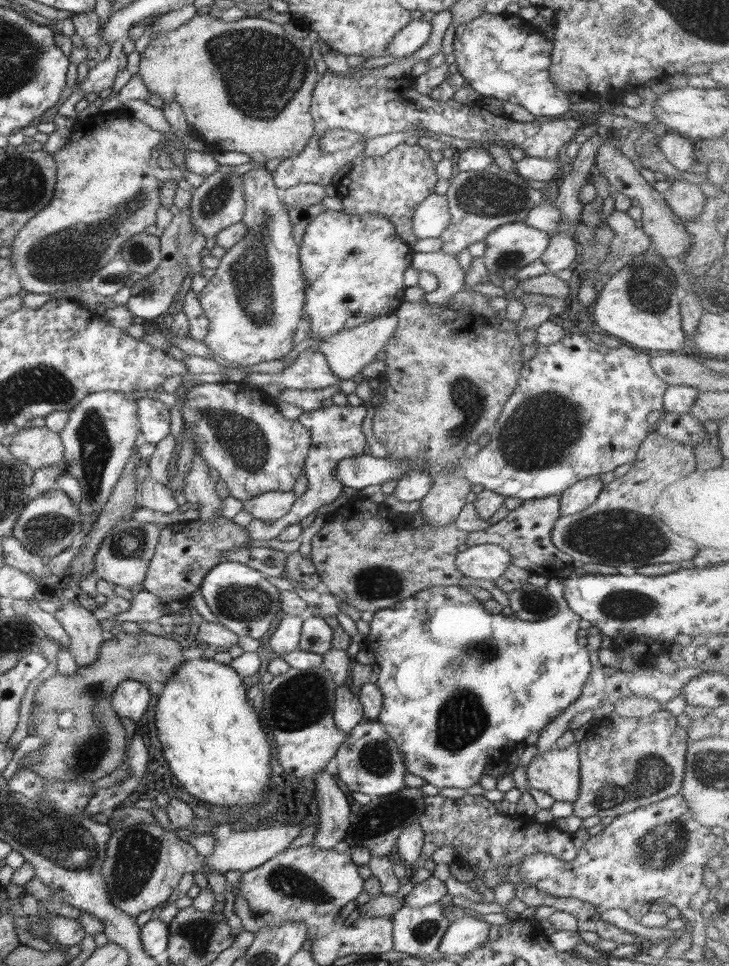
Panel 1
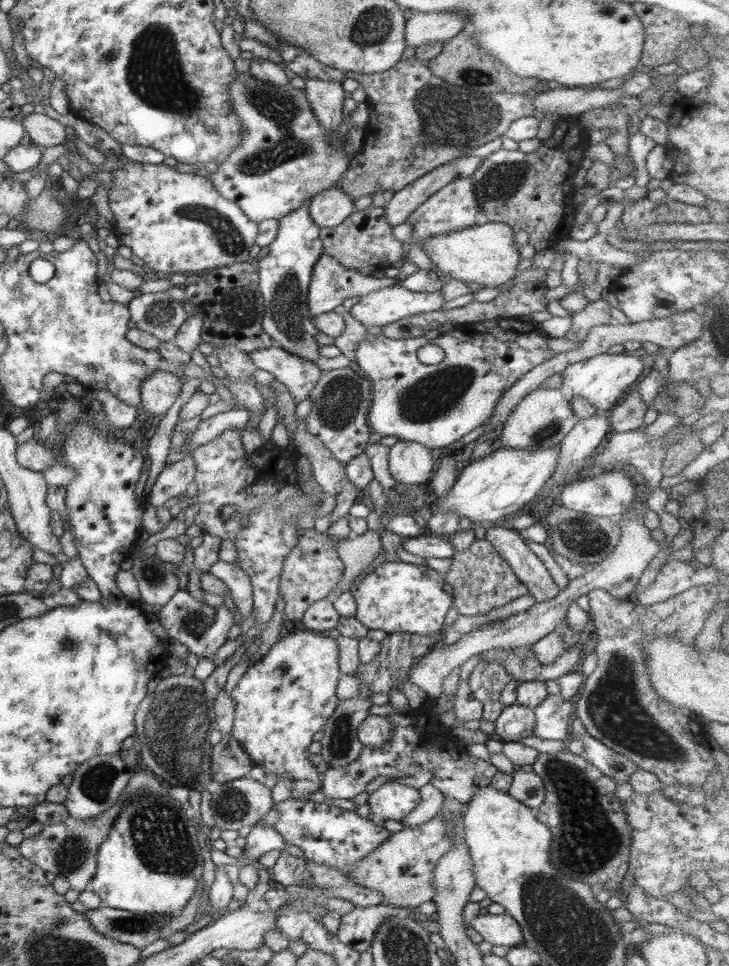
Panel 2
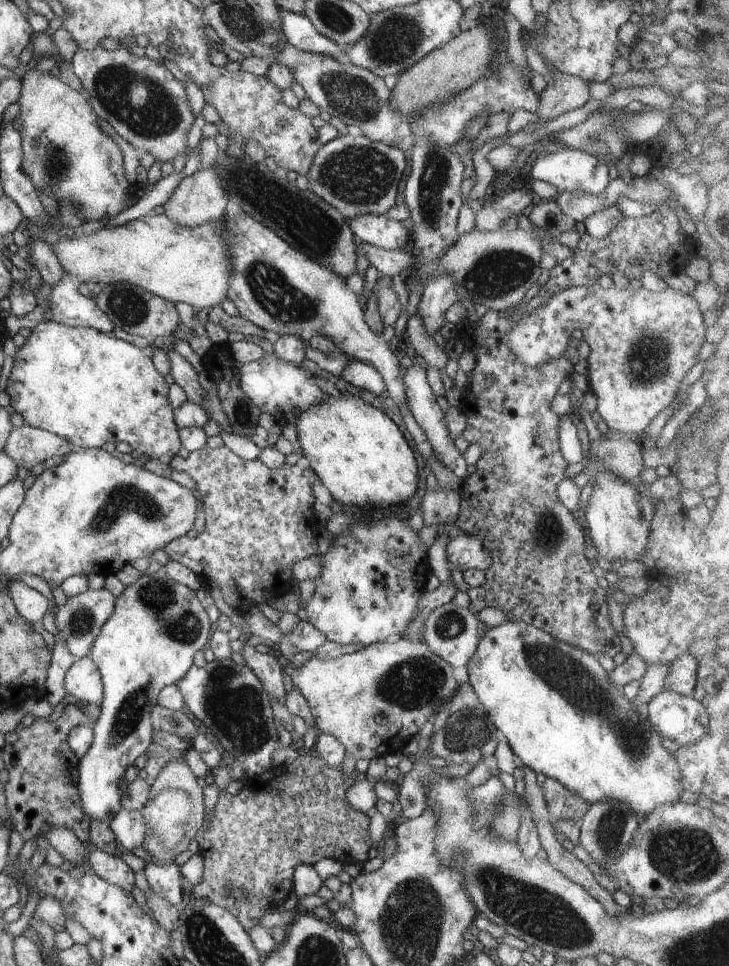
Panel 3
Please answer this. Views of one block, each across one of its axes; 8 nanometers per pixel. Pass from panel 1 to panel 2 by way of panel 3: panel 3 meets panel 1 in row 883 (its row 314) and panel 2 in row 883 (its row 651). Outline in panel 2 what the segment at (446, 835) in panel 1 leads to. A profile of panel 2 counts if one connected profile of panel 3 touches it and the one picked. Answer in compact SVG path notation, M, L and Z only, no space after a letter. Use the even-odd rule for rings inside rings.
M568 748L552 754L539 753L529 769L544 783L545 800L536 810L538 820L549 826L554 836L549 862L566 874L565 879L587 883L594 894L608 889L613 896L628 872L632 836L626 810L616 796L617 781Z

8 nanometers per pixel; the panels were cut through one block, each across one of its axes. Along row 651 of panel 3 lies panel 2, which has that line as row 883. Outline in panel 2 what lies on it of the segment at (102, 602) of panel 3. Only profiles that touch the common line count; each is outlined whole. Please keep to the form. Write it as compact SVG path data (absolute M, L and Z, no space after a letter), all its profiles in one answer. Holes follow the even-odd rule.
M139 765L136 766L126 789L120 793L120 799L116 805L104 810L98 817L90 817L90 819L74 819L68 815L66 819L57 825L44 825L44 829L40 833L36 833L33 838L25 838L21 844L16 845L19 854L26 858L29 862L37 865L46 873L56 874L56 877L66 878L70 883L70 889L82 893L90 888L91 879L97 870L97 853L99 847L106 840L110 828L114 826L114 820L118 818L118 814L124 810L126 802L130 802L130 798L134 798L134 794L158 794L158 796L171 796L171 792L167 790L167 784L158 780L158 775L153 774L151 768L143 770Z

